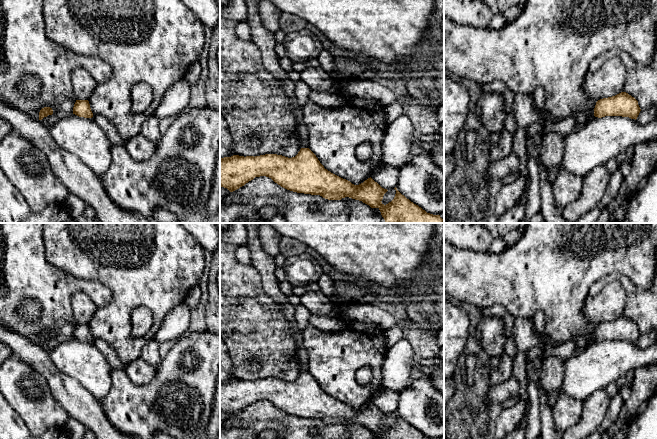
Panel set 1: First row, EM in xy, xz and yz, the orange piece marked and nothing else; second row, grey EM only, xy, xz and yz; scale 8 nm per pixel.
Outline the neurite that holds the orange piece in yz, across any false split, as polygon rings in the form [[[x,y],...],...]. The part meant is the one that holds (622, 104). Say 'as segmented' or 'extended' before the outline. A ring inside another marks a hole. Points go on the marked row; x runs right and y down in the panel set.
as segmented; [[[621,92],[615,96],[598,100],[594,108],[594,116],[598,118],[622,116],[636,120],[640,111],[638,101],[628,93]]]

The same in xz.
as segmented; [[[301,148],[295,157],[288,158],[277,154],[265,154],[260,156],[239,156],[220,158],[220,187],[233,192],[244,186],[255,177],[266,176],[271,178],[281,187],[304,194],[320,195],[328,200],[341,200],[349,197],[362,201],[371,208],[378,208],[386,223],[444,223],[440,215],[427,213],[418,205],[402,195],[397,188],[394,199],[384,205],[381,201],[388,191],[382,188],[371,177],[359,185],[343,179],[327,169],[320,163],[316,155],[309,148]]]

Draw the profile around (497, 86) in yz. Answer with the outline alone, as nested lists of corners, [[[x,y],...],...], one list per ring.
[[[497,80],[491,83],[481,85],[481,88],[482,88],[483,94],[486,94],[486,93],[504,94],[507,86],[503,82]]]

